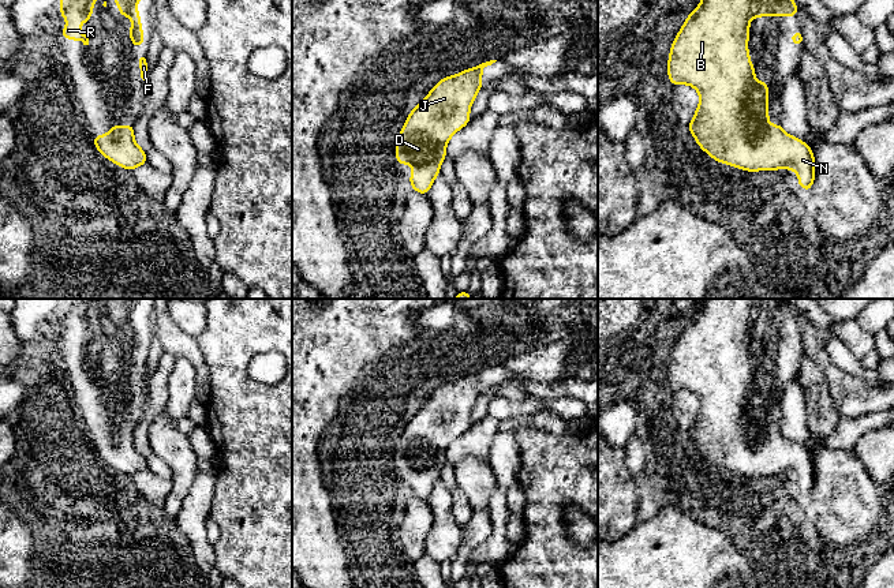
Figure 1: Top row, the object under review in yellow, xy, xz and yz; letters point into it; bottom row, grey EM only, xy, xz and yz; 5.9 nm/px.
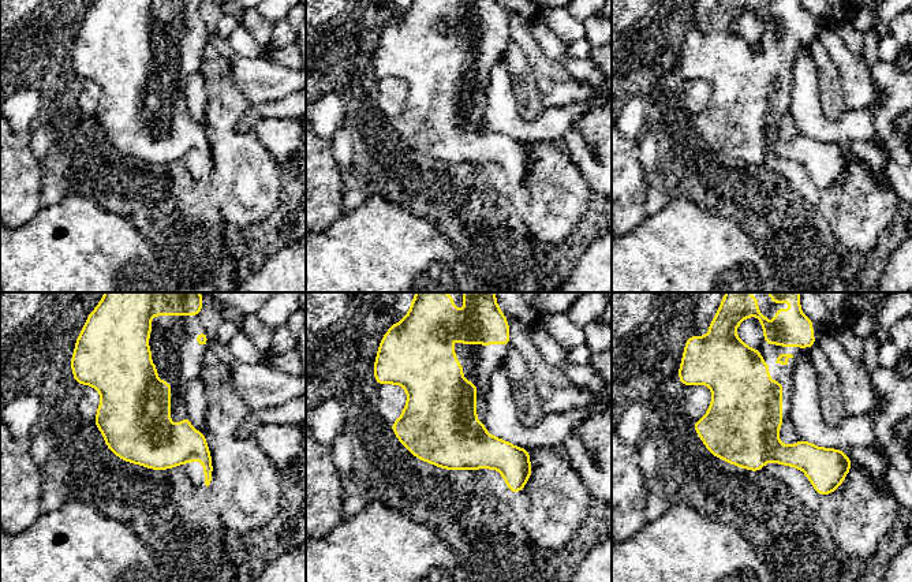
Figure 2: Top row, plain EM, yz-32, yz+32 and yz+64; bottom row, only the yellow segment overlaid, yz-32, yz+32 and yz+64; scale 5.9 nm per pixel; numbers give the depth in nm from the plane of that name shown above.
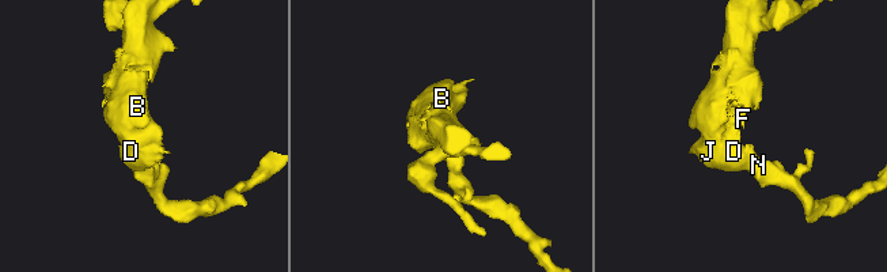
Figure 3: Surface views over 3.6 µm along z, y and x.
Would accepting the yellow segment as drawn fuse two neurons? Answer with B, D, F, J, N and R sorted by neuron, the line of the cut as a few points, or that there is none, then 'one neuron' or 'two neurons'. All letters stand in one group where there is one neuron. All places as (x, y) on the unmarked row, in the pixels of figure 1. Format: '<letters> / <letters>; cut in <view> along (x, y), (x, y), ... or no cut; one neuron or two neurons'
B D F J N R; no cut; one neuron

